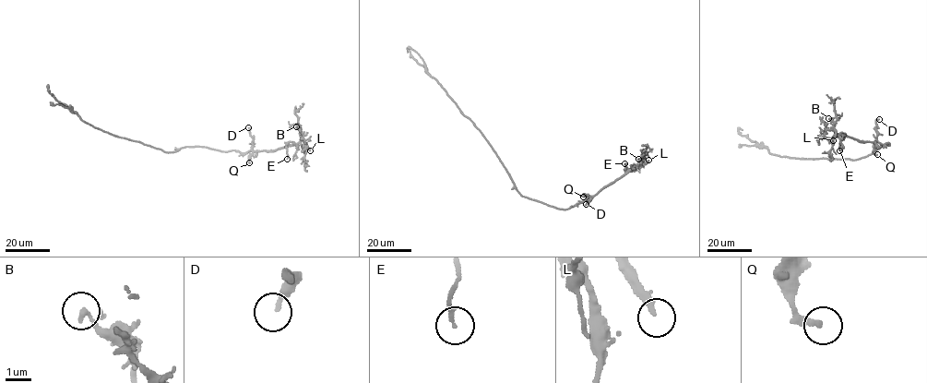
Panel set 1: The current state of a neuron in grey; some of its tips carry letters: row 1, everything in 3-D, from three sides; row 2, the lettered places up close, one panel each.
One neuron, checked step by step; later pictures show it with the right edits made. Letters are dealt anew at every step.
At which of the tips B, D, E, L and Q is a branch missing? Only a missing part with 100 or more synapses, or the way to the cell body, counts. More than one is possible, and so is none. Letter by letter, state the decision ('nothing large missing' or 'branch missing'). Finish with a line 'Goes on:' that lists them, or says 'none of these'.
B: nothing large missing
D: nothing large missing
E: nothing large missing
L: branch missing
Q: nothing large missing
Goes on: L

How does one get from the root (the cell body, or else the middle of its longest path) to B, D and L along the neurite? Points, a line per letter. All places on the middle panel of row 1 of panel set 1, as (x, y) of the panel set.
B: (513, 183), (523, 196), (567, 209), (596, 195), (641, 163), (638, 159)
D: (513, 183), (522, 196), (557, 208), (569, 209), (587, 198), (589, 200), (586, 204)
L: (513, 183), (523, 196), (567, 209), (596, 195), (636, 165), (648, 160)

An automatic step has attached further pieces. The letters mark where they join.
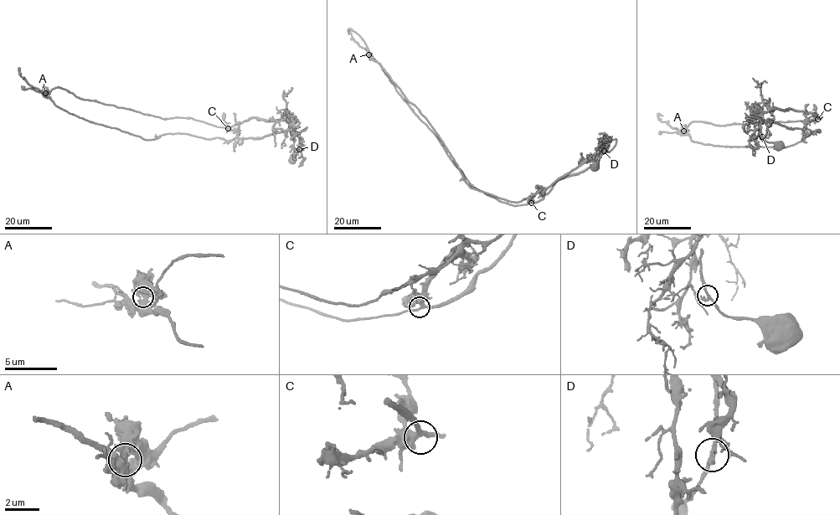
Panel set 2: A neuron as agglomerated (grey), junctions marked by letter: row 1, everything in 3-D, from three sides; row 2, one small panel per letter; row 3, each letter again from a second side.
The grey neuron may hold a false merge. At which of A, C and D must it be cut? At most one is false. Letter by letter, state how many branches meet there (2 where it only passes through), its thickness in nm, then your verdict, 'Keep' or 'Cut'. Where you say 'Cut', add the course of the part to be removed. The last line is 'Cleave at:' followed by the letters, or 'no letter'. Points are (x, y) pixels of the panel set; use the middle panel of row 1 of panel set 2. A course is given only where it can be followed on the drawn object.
A: Branches: 2. Thickness 550 nm. Cut. Course of the part to remove: (368, 54), (466, 179), (501, 201), (513, 205), (538, 202), (559, 180), (578, 174), (593, 165), (602, 141)
C: Branches: 3. Thickness 360 nm. Keep
D: Branches: 2. Thickness 280 nm. Keep
Cleave at: A

